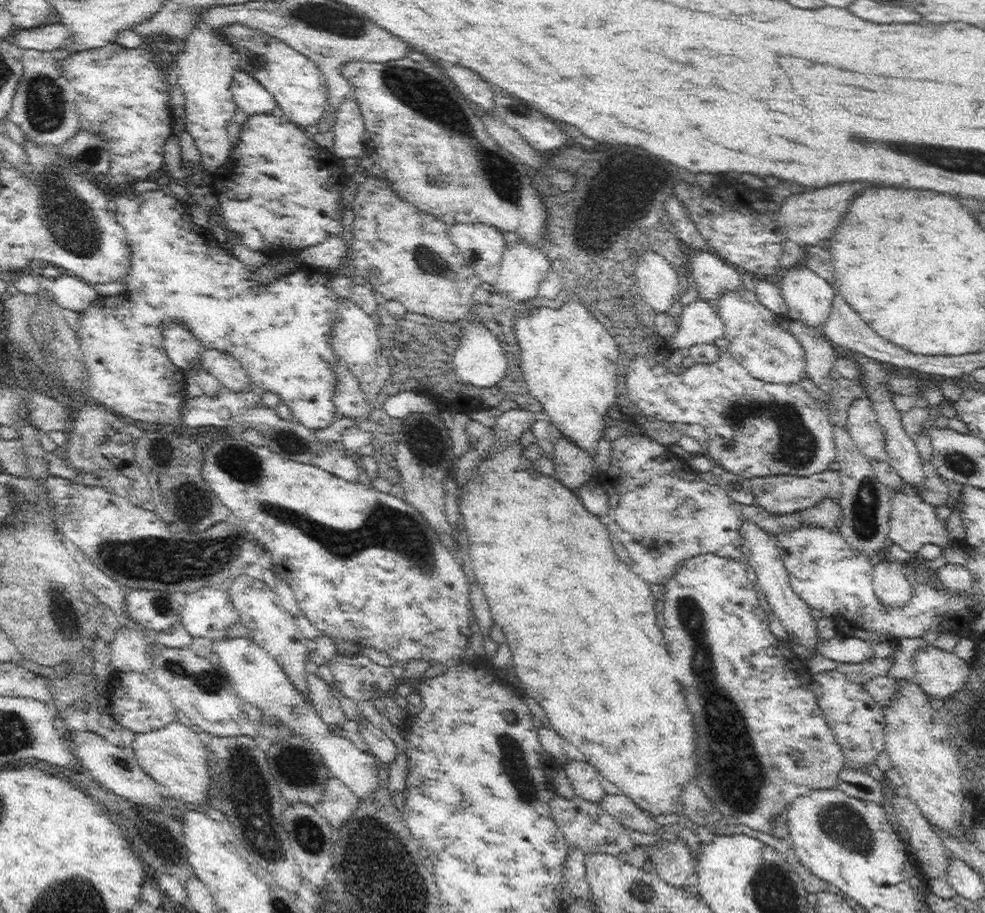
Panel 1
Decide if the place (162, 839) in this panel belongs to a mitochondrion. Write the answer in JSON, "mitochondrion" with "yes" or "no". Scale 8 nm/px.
{"mitochondrion":"no"}

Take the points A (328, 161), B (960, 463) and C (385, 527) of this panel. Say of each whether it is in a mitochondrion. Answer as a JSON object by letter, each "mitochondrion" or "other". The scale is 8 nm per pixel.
{"A":"other","B":"mitochondrion","C":"mitochondrion"}

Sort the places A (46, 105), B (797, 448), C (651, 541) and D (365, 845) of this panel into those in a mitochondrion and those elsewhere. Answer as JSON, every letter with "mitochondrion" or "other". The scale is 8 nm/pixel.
{"A":"mitochondrion","B":"mitochondrion","C":"mitochondrion","D":"mitochondrion"}

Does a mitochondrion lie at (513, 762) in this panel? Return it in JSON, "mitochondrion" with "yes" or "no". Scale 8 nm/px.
{"mitochondrion":"yes"}

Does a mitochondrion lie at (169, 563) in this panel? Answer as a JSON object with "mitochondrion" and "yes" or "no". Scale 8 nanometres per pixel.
{"mitochondrion":"yes"}

